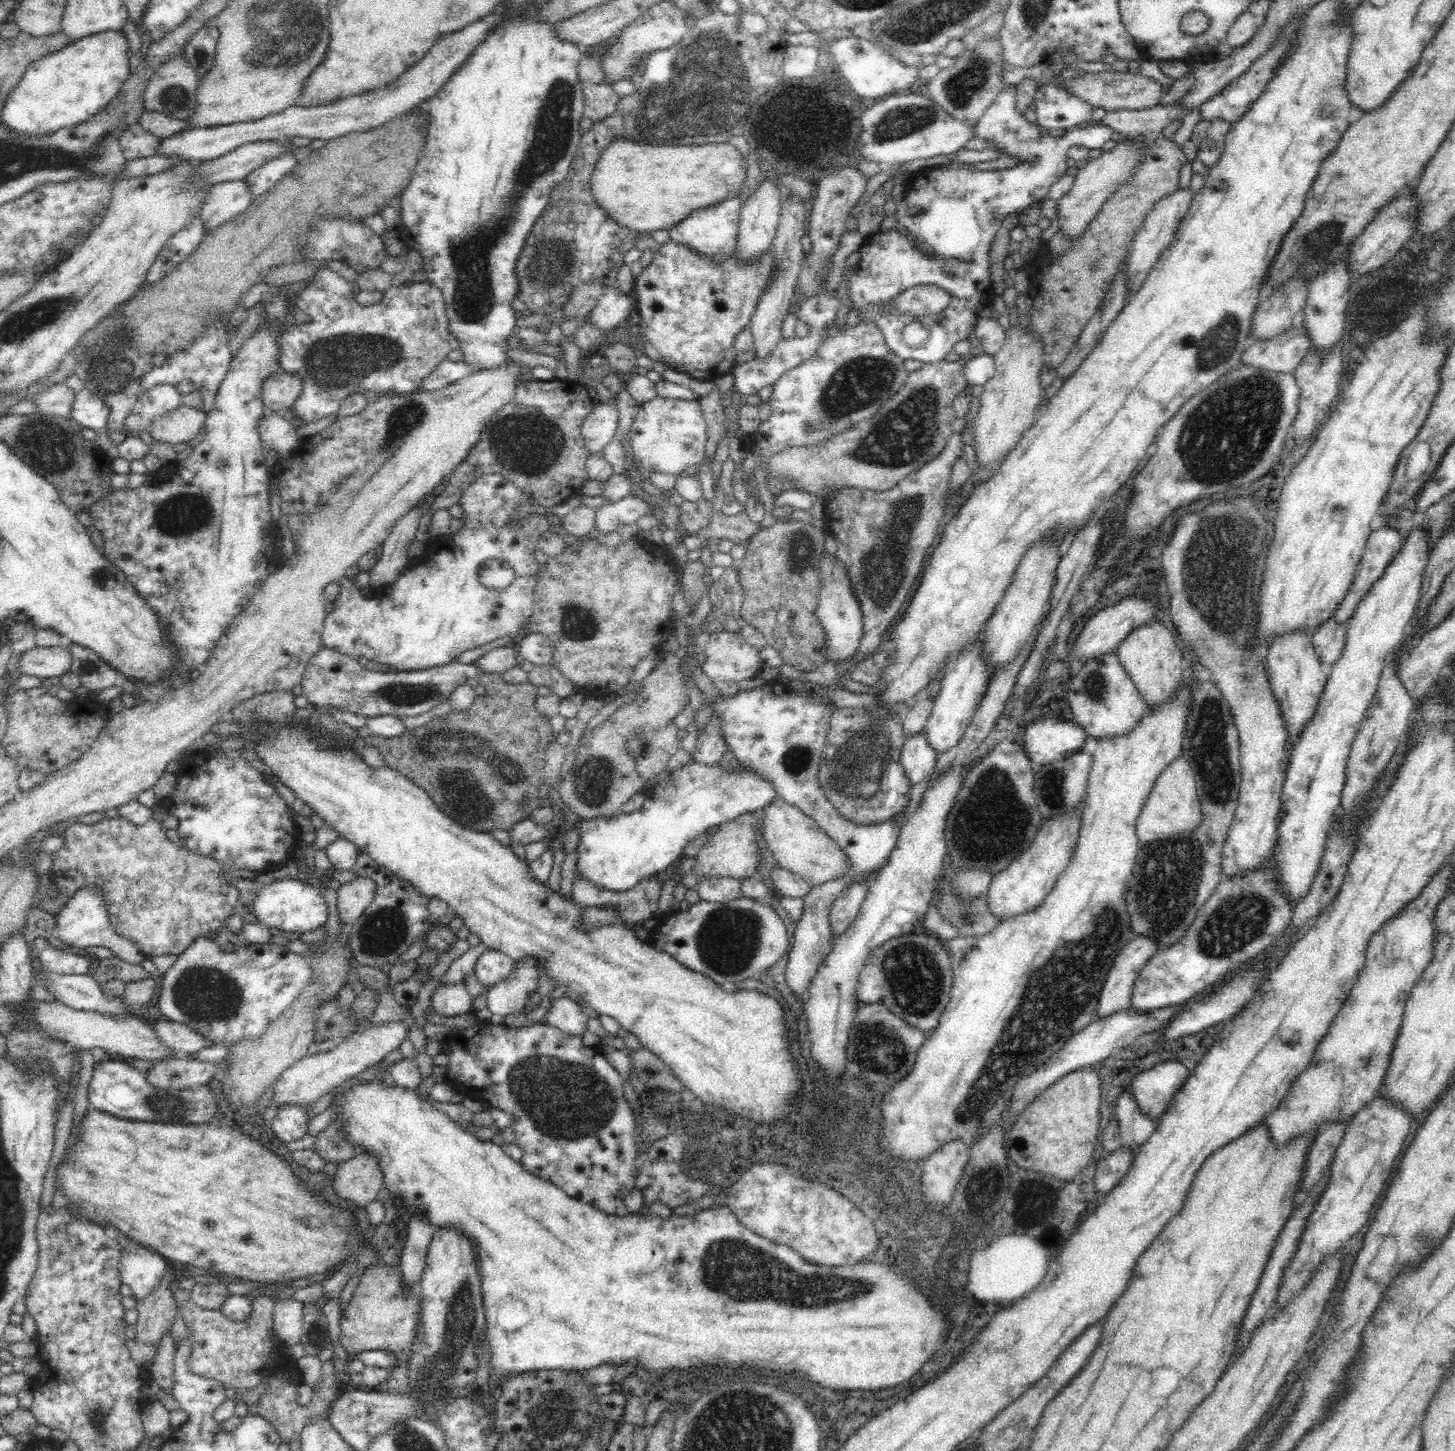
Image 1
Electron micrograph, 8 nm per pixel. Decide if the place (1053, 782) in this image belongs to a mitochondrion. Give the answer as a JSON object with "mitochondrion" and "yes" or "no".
{"mitochondrion":"yes"}

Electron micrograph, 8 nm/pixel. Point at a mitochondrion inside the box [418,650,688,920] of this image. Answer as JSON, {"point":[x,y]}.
{"point":[453,792]}

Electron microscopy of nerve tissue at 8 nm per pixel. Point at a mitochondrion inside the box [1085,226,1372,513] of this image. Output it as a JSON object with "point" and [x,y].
{"point":[1223,437]}

